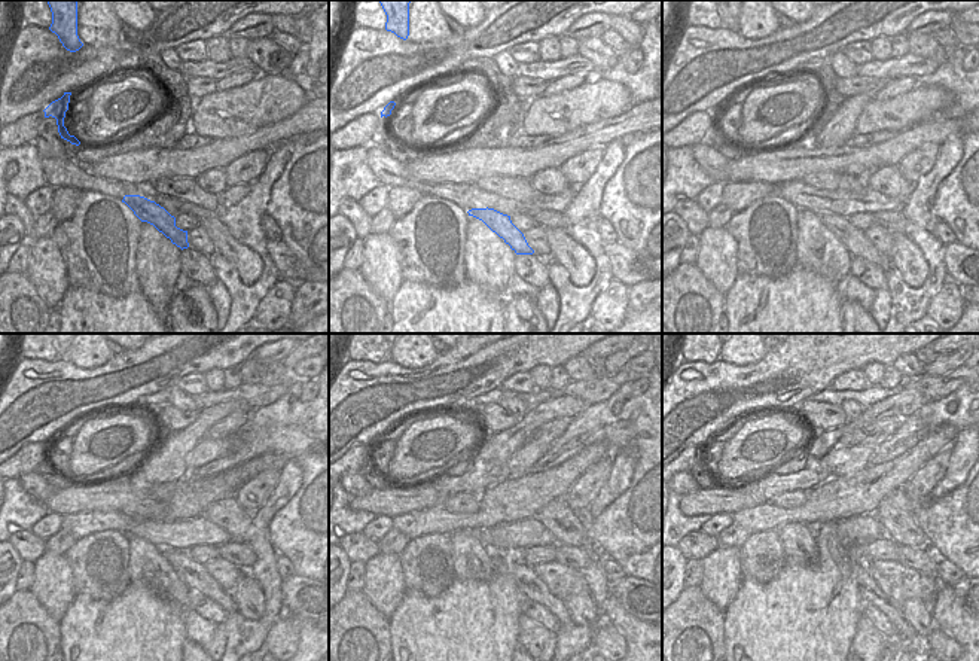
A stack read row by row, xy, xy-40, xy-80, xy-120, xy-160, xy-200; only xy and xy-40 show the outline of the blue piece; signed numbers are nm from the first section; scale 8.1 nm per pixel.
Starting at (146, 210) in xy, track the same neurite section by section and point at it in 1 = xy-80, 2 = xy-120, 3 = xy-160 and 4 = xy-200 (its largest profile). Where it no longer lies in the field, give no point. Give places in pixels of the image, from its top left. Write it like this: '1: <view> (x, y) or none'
1: xy-80 (853, 238)
2: xy-120 (191, 573)
3: xy-160 (533, 588)
4: xy-200 (869, 590)

